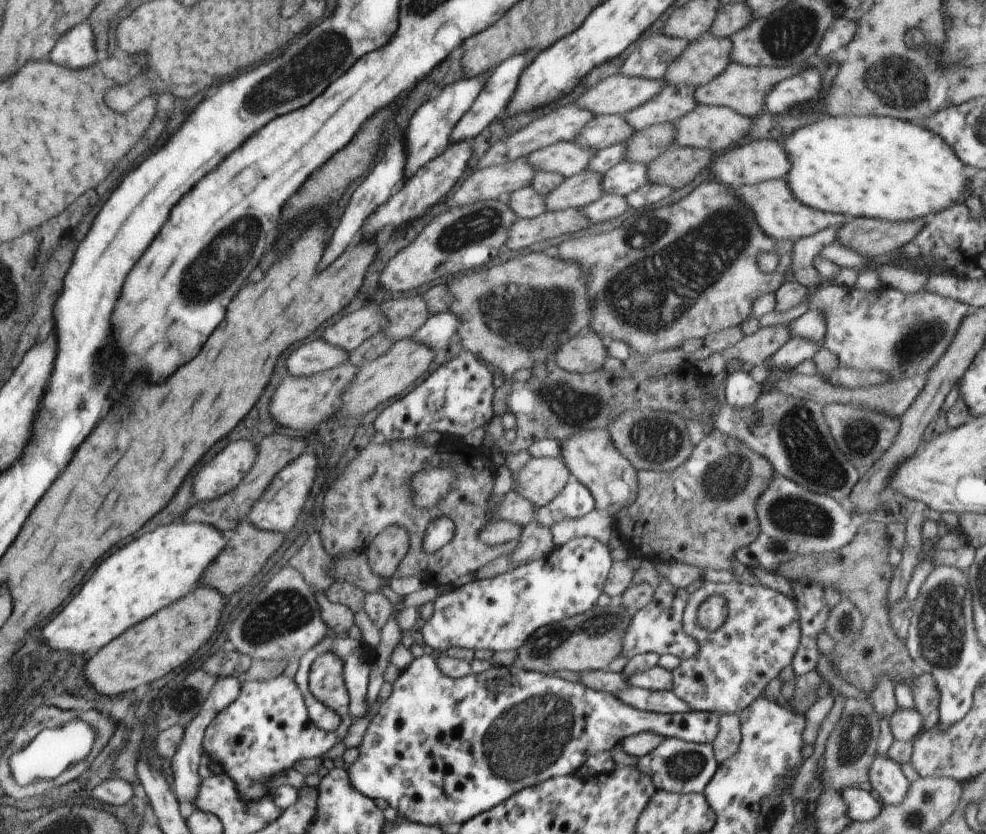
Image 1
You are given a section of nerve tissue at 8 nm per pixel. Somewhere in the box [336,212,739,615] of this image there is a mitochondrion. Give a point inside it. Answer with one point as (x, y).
(527, 317)

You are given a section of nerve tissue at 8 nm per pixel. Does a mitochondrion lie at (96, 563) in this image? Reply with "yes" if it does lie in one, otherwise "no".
no

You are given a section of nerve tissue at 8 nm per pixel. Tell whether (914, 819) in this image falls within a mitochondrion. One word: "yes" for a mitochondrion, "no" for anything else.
yes

